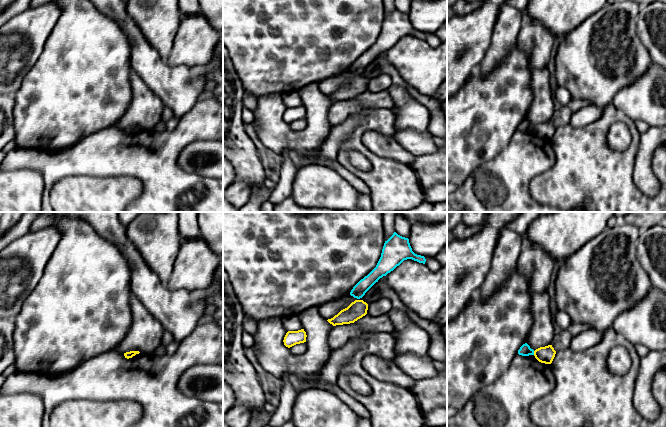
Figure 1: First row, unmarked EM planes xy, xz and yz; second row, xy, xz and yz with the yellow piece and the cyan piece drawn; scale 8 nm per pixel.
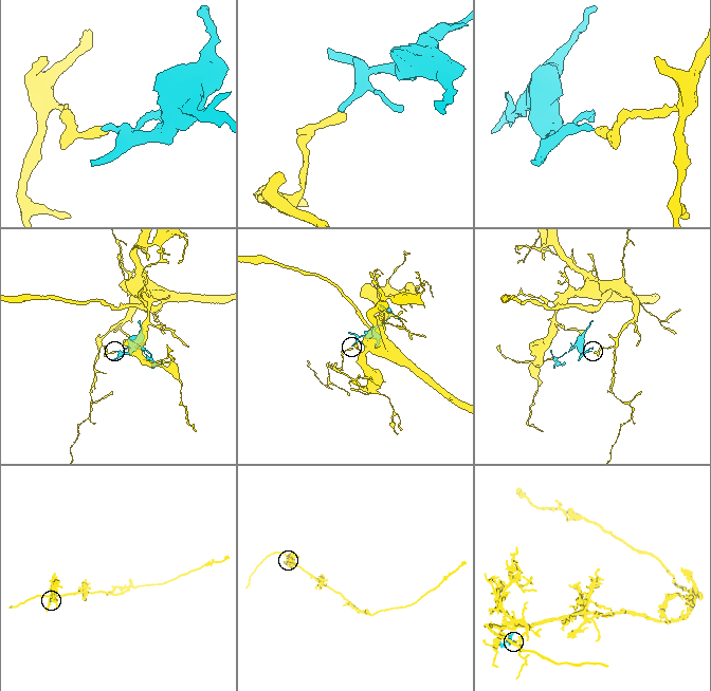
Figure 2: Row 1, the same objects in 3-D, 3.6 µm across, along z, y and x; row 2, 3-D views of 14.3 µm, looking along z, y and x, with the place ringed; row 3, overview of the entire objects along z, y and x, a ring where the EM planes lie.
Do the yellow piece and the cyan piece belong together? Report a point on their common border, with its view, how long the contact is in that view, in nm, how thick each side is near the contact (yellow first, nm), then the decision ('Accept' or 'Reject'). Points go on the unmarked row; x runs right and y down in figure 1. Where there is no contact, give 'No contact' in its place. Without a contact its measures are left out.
Touches yellow at yz (534, 129). Shared border 30 nm. Thickness 130 nm (yellow) against 90 nm. Reject

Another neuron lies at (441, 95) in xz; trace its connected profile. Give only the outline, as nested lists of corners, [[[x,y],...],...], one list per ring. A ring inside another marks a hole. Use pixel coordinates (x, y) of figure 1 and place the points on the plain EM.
[[[447,80],[439,86],[437,93],[431,98],[434,98],[441,103],[447,99]]]

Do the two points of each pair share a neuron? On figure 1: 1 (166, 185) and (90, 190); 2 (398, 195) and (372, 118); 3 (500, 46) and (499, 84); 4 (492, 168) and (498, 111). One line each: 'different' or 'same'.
1: different
2: same
3: different
4: different

